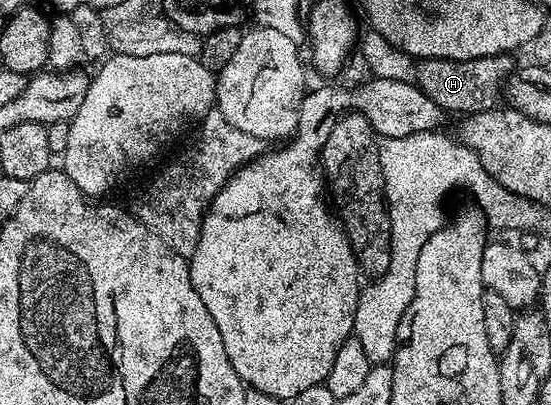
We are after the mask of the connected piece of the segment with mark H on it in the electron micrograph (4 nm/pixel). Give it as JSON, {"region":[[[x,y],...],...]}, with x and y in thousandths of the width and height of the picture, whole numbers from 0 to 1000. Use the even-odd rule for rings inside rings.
{"region":[[[924,133],[877,138],[855,148],[811,148],[809,143],[766,143],[755,156],[755,212],[780,240],[806,277],[842,286],[893,272],[911,240],[926,183],[933,180]]]}

